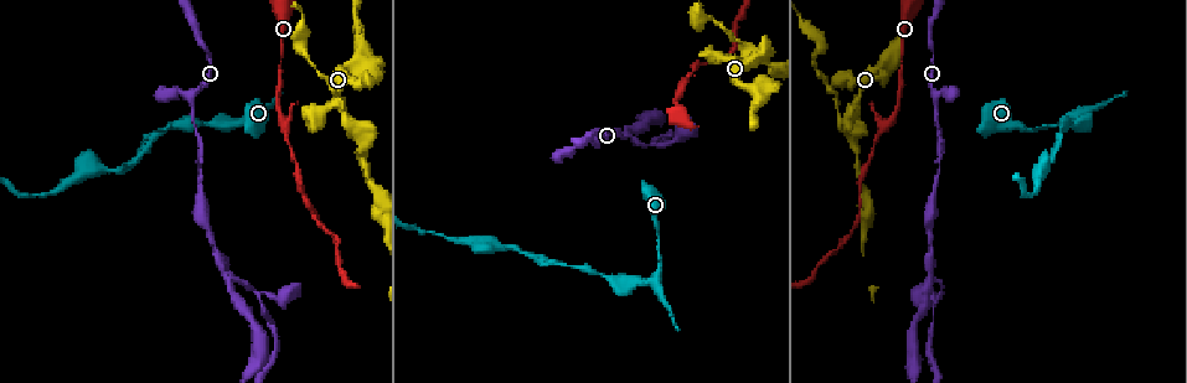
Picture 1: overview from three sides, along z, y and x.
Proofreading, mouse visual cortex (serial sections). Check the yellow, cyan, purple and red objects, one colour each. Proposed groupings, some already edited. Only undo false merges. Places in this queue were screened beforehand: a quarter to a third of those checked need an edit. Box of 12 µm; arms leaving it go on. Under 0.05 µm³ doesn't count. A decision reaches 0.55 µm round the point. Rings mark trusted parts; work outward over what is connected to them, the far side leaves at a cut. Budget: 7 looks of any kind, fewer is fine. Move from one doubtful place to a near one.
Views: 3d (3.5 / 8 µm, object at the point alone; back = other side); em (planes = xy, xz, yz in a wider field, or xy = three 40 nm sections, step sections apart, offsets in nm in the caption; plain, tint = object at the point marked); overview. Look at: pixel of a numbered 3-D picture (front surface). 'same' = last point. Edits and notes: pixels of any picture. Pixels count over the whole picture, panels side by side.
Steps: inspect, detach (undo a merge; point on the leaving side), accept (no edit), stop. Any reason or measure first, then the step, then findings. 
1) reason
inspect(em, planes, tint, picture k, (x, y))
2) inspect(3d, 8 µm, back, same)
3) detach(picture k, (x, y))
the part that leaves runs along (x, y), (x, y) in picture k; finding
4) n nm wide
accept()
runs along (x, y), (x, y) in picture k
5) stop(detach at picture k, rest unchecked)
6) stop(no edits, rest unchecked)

sudden change in width
inspect(3d, 3.5 µm, picture 1, (176, 91))

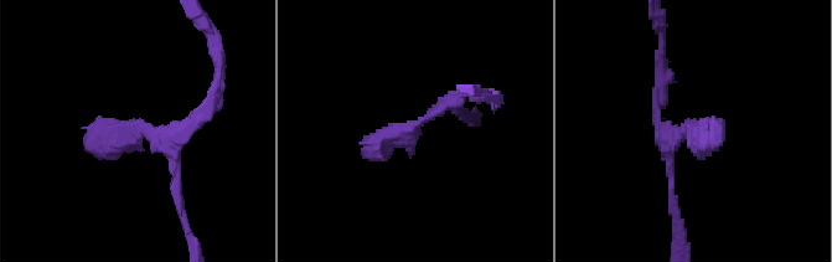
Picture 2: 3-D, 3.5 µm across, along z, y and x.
need the tissue
inspect(em, xy, step 3, tint, picture 2, (683, 130))

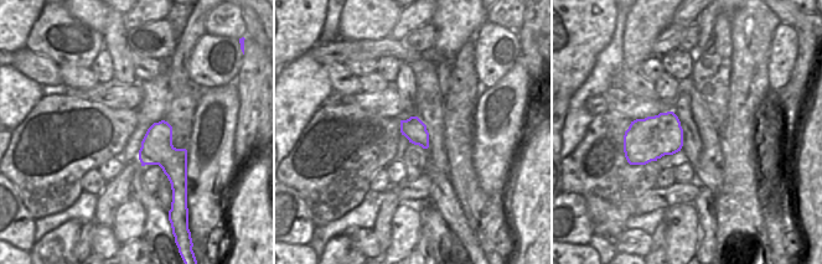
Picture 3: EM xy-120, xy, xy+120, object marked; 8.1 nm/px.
inspect(em, xy, step 2, tint, same)

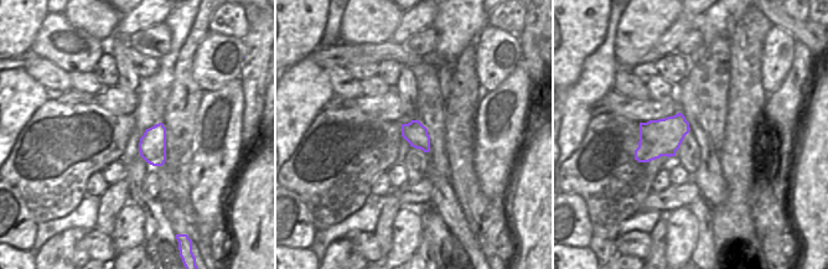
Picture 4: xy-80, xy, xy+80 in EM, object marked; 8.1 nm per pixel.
accept()
runs along (486, 93), (387, 137), (387, 159) in picture 2; one cell here

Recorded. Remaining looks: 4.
three-way junction
inspect(3d, 3.5 µm, picture 1, (223, 264))

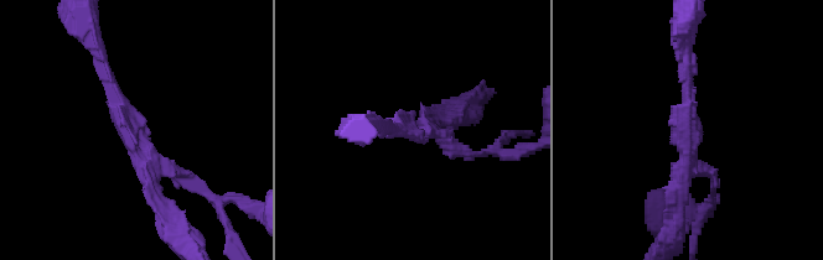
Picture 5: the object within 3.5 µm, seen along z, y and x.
detach(picture 5, (462, 115))
the part that leaves runs along (120, 112), (166, 218) in picture 5; two cells meet here

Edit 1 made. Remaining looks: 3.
three arms meet
inspect(3d, 8 µm, picture 1, (854, 127))

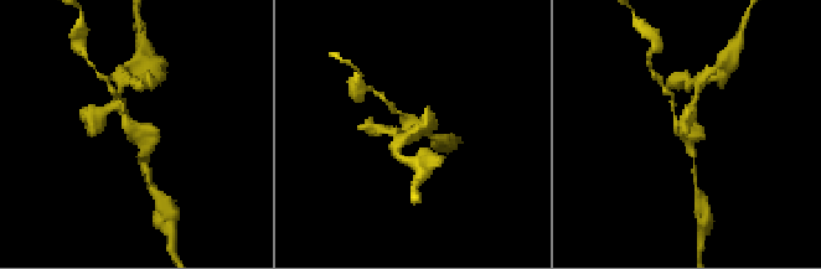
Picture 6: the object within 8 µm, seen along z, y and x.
now the EM
inspect(em, xy, step 3, tint, picture 6, (133, 130))

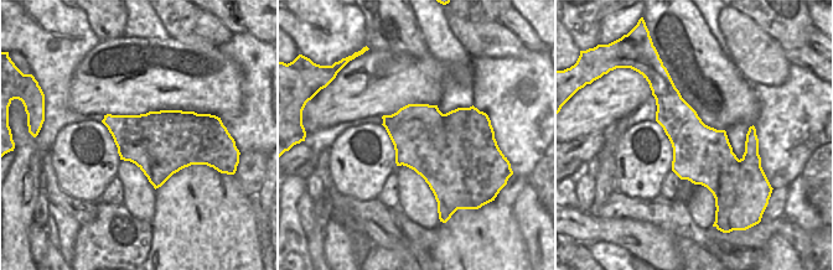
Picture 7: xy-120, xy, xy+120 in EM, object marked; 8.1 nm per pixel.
accept()
runs along (117, 99), (142, 139), (142, 160) in picture 6; one cell here

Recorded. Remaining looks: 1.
stop(detach at picture 5, rest unchecked)

